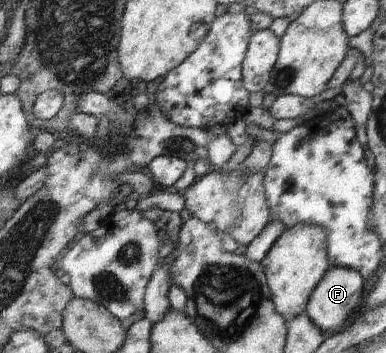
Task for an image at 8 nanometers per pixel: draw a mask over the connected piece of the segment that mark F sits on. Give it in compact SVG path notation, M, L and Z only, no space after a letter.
M331 267L325 270L317 285L309 293L305 302L304 313L308 320L319 328L325 336L338 332L343 321L349 321L355 314L355 309L361 303L361 289L367 282L355 271L346 267Z

